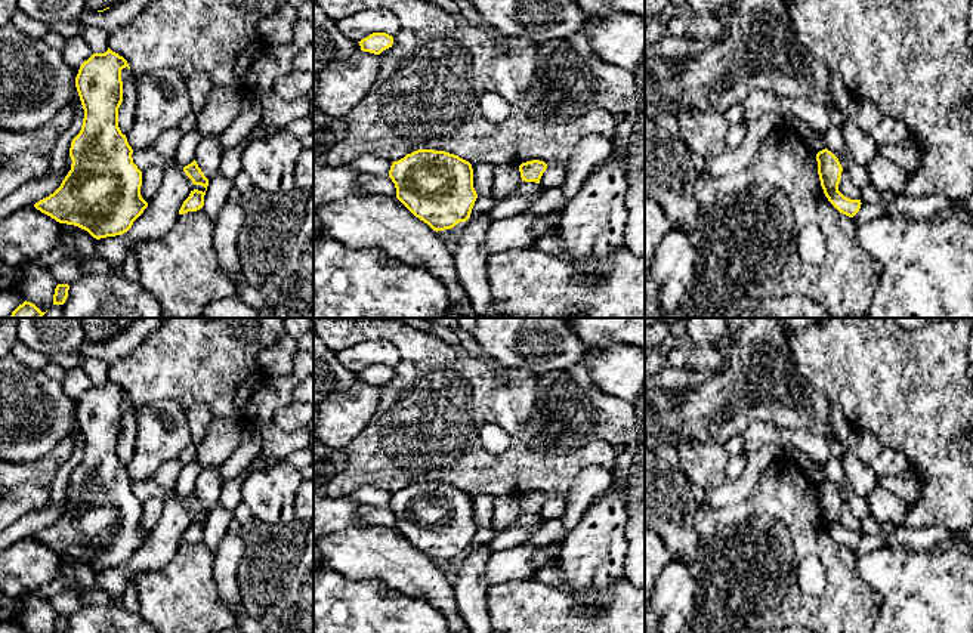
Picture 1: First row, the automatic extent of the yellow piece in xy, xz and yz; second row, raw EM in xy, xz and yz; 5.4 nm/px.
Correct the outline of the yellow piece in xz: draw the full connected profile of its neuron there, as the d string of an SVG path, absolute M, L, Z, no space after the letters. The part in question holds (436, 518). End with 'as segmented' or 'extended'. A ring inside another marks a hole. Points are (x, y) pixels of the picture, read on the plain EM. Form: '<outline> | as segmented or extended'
M445 482L407 485L392 494L389 509L396 529L436 563L466 553L478 529L472 495Z | as segmented

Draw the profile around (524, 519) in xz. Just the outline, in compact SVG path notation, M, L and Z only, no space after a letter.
M522 512L518 519L513 522L515 527L525 527L525 528L541 528L544 524L544 519L540 515L535 513L525 513Z

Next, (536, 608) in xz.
M534 577L509 580L488 587L488 603L494 633L645 633L645 589L636 587L626 577L611 587L612 600L606 606L575 606L569 595L543 584Z

